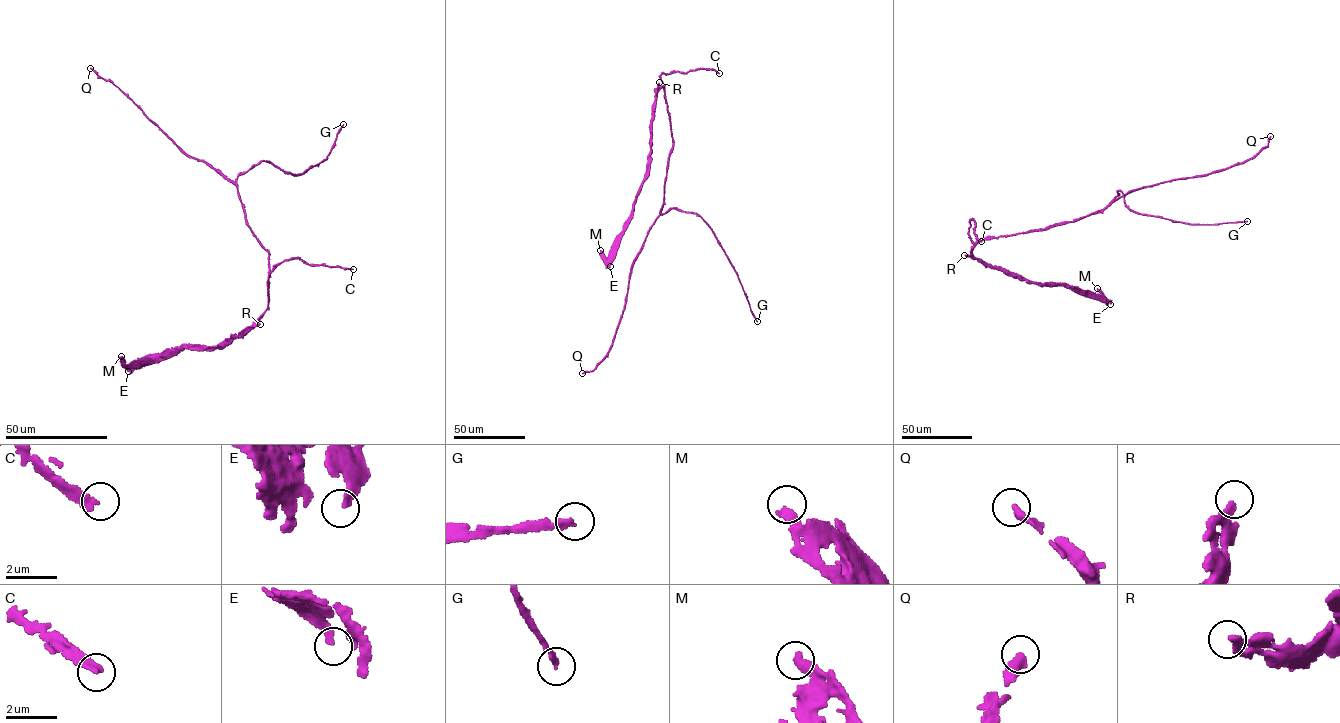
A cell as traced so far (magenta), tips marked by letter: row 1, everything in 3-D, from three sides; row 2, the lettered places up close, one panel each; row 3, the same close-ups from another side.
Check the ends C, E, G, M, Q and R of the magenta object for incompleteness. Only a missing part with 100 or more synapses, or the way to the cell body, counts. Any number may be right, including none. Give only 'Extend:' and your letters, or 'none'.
Extend: R

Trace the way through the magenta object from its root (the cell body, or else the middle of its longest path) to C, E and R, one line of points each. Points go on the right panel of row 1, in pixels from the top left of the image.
C: (1041, 229), (973, 243), (968, 234), (973, 219), (974, 233), (981, 241)
E: (1041, 229), (979, 240), (972, 255), (1023, 279), (1070, 285), (1087, 295), (1109, 300), (1110, 304)
R: (1041, 229), (980, 240), (972, 253), (964, 255)

